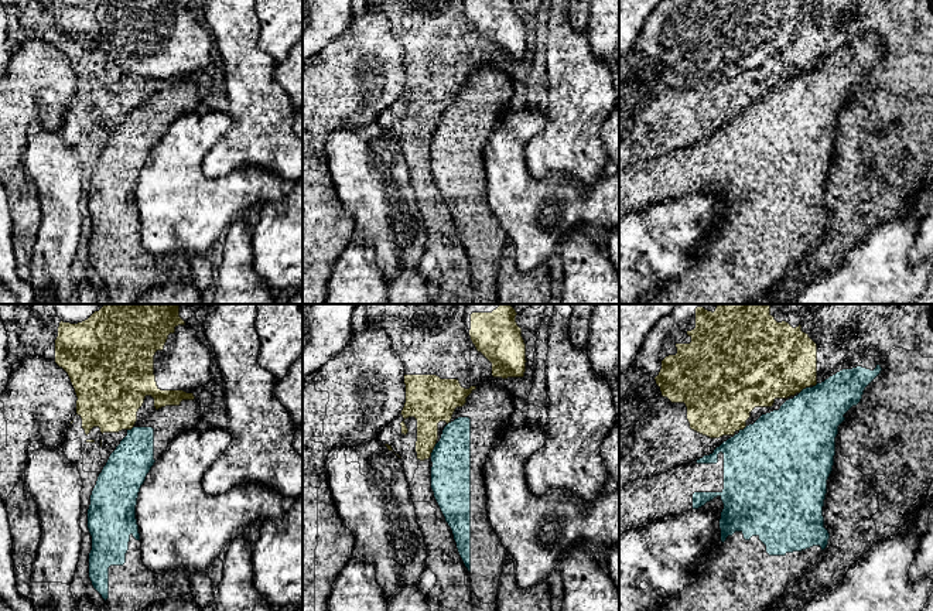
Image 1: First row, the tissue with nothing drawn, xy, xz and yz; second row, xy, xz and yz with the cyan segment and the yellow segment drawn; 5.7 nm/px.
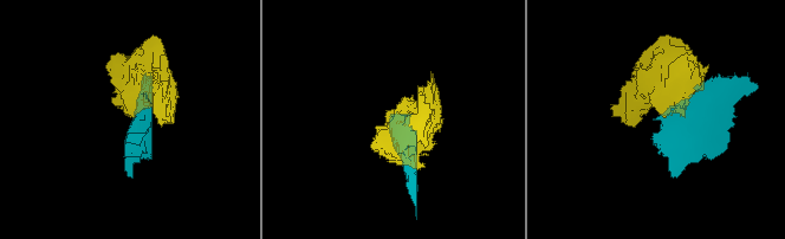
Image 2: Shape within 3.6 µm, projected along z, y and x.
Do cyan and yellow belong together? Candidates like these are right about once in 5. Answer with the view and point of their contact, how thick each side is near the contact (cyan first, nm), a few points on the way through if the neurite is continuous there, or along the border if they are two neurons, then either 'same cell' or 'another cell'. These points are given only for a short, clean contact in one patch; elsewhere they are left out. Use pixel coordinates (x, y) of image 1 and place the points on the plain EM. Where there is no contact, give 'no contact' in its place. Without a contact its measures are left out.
meets cyan in xz at (433, 133); 220 nm thick on the cyan side, 220 nm on the other; another cell

